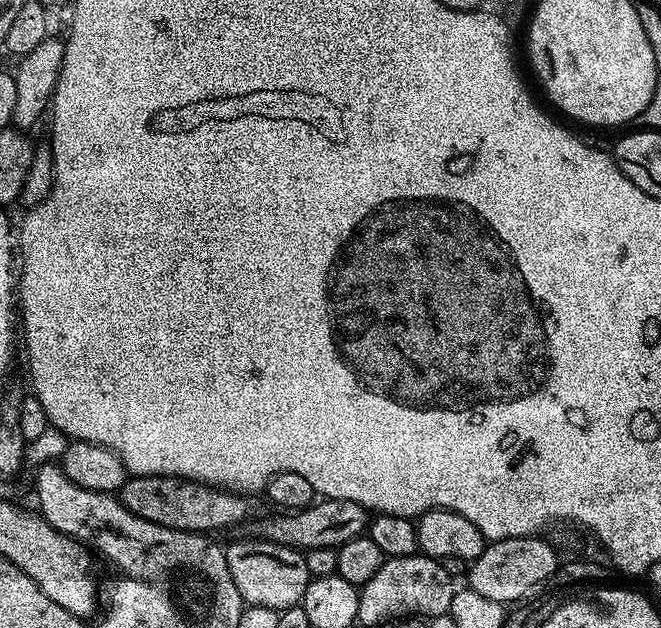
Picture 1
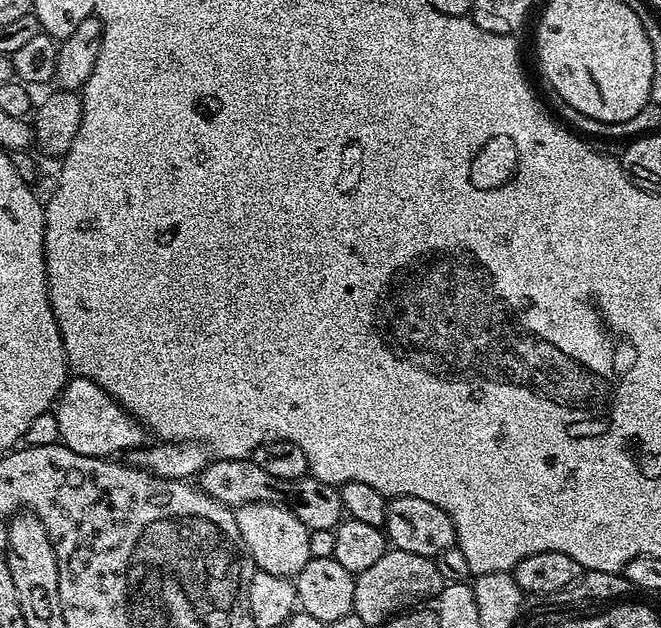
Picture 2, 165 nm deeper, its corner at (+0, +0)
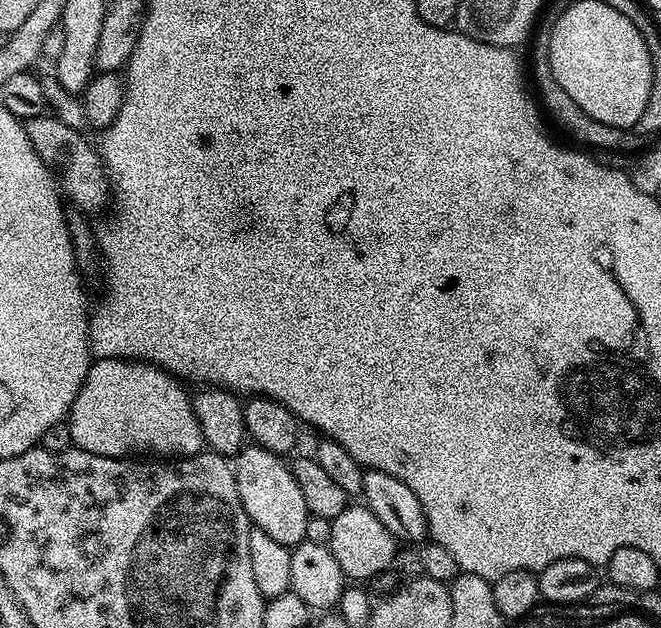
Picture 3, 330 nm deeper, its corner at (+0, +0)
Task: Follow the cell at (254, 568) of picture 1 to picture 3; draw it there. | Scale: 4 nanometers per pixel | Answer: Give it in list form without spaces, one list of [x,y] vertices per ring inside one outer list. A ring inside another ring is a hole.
[[[245,446],[238,453],[239,460],[240,465],[237,463],[234,468],[238,498],[249,521],[270,538],[274,538],[276,544],[295,546],[304,543],[306,522],[310,513],[306,506],[306,498],[285,457],[275,456],[268,448]]]

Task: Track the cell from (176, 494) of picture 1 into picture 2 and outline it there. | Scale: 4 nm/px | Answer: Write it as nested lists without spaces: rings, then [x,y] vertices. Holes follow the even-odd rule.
[[[251,458],[247,460],[213,459],[198,475],[200,491],[233,510],[244,504],[280,504],[289,508],[310,530],[333,530],[344,516],[344,507],[337,485],[322,482],[311,474],[297,480],[274,478],[266,474]]]

